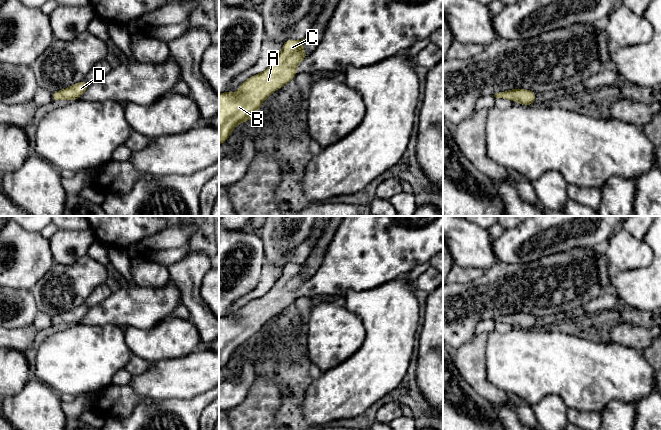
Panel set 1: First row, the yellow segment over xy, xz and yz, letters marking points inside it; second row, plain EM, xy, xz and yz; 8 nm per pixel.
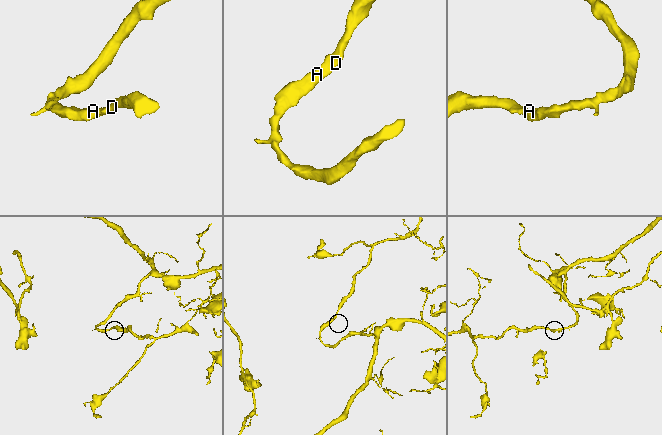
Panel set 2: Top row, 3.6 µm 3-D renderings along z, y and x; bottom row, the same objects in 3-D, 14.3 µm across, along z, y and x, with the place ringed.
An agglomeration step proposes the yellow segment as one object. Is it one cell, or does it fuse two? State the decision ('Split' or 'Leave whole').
Leave whole

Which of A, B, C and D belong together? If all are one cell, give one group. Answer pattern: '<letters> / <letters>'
A B C D

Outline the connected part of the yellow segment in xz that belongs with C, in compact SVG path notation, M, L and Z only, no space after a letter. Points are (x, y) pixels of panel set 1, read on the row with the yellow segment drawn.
M305 38L301 40L287 40L282 46L282 52L267 70L250 77L239 85L237 93L227 91L219 94L219 144L227 141L232 130L240 122L248 122L252 115L261 108L263 101L268 96L295 78L297 66L308 56L302 48L304 40Z

